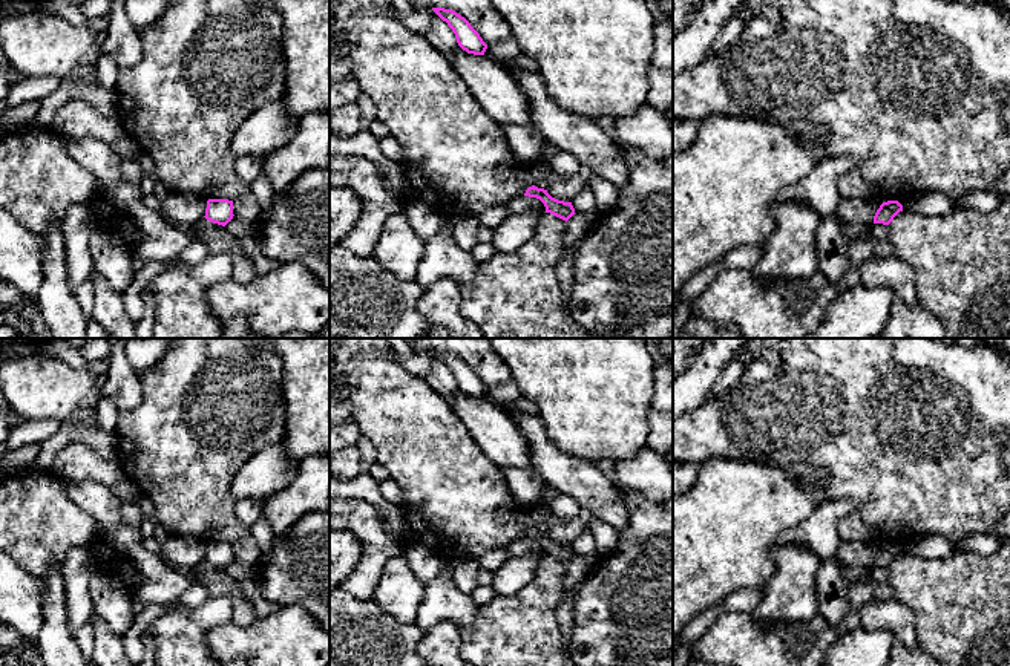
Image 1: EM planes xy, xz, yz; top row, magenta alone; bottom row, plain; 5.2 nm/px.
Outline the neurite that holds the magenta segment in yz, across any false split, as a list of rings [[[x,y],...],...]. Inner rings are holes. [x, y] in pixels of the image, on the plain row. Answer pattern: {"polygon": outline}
{"polygon": [[[898,544],[883,545],[874,559],[874,566],[889,568],[900,554],[903,548]]]}

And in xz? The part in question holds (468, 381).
{"polygon": [[[432,351],[434,355],[448,366],[455,377],[458,389],[467,397],[484,398],[487,387],[480,377],[471,369],[471,366],[452,352]]]}

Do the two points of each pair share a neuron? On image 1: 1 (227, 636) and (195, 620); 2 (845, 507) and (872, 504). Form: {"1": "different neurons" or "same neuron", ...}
{"1": "different neurons", "2": "different neurons"}

